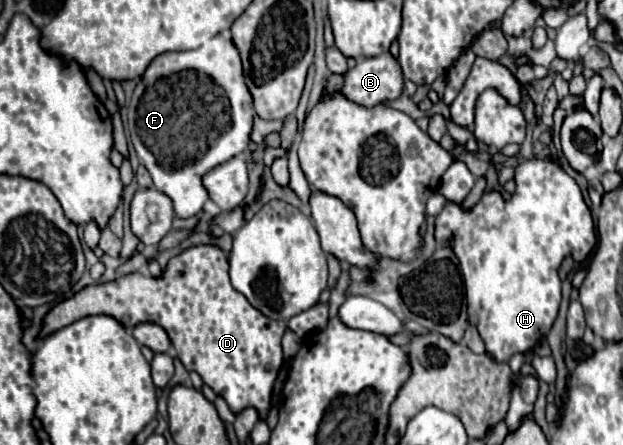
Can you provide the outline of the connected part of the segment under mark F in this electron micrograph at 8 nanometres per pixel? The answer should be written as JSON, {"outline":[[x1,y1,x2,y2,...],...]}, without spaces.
{"outline":[[218,34,196,50,164,52,150,62,128,106,128,124,140,162,150,172,156,190,164,192,172,200,176,218,190,218,202,212,202,206,208,200,208,192,202,186,202,176,248,148,252,116,252,96,244,84,238,48,230,38]]}

